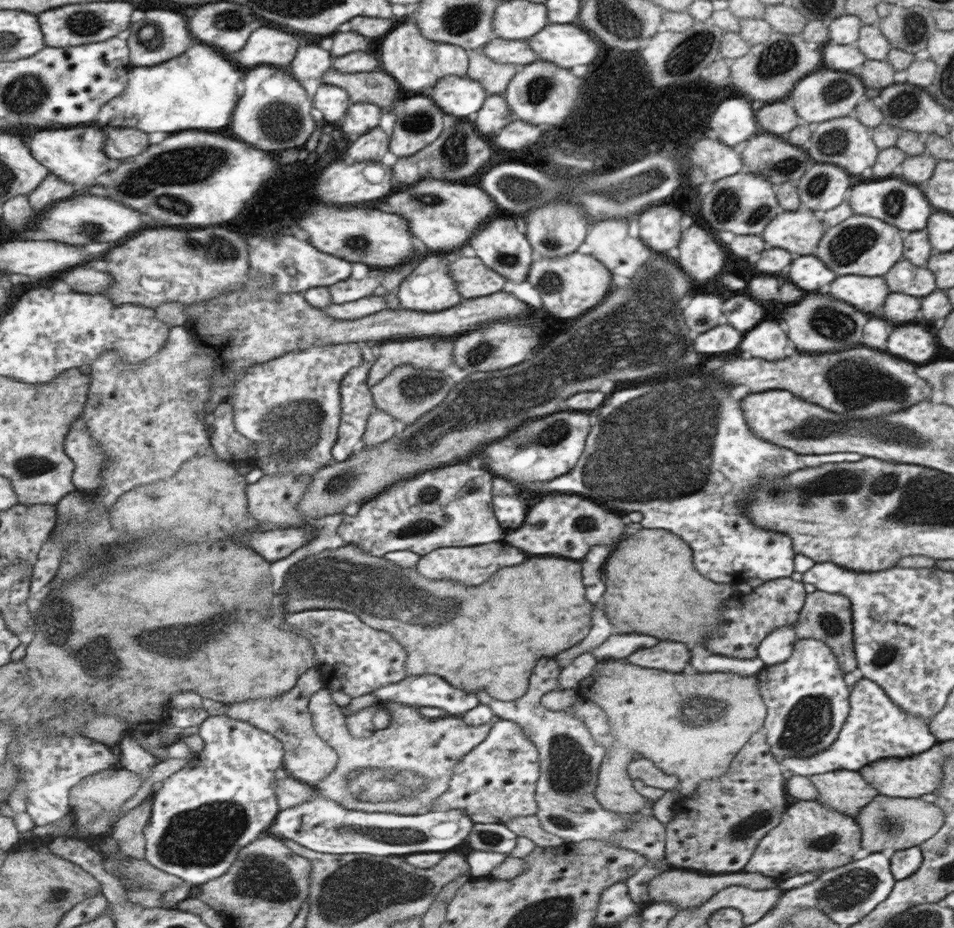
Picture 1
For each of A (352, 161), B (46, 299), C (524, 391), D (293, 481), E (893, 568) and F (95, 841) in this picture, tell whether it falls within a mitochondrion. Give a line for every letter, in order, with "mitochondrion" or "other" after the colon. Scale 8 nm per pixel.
A: other
B: other
C: mitochondrion
D: mitochondrion
E: other
F: other

